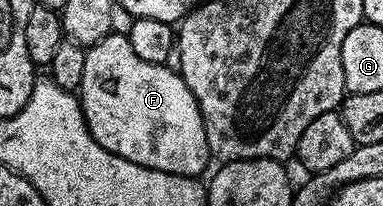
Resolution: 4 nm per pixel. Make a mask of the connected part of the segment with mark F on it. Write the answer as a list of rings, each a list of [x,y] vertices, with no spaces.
[[[110,32],[87,50],[79,99],[90,134],[103,148],[139,167],[200,177],[211,153],[195,97],[170,65],[149,64],[133,52],[126,33]]]

